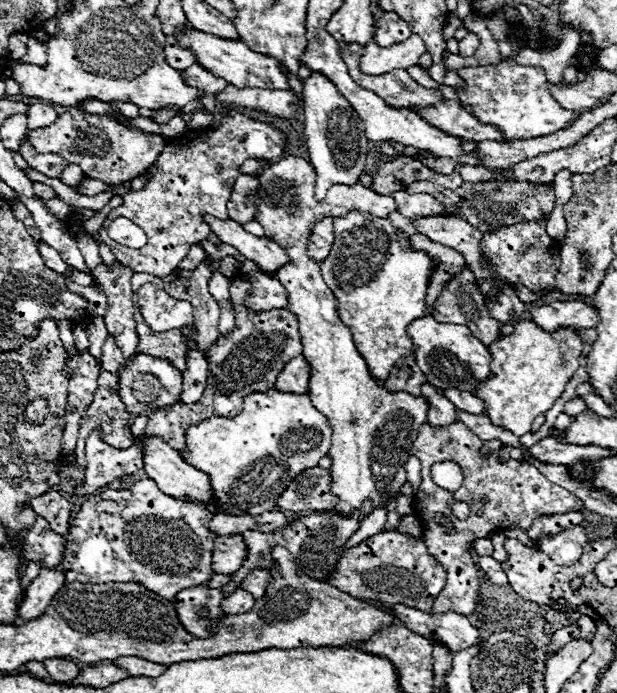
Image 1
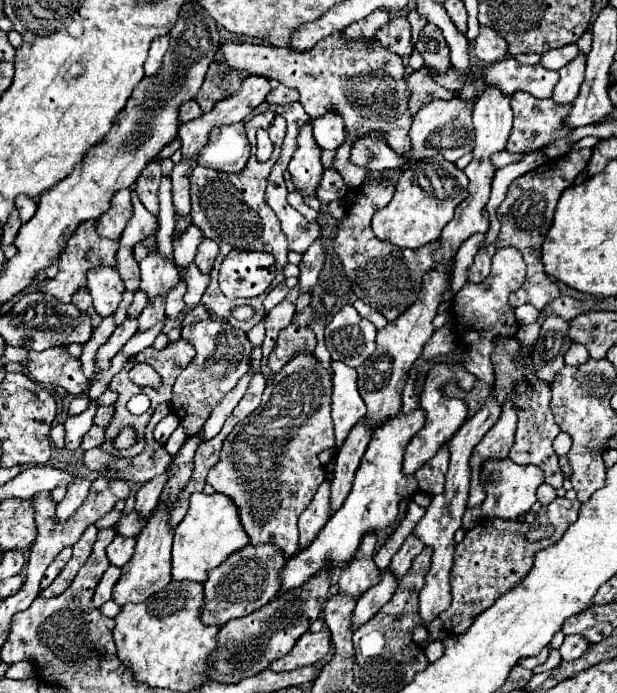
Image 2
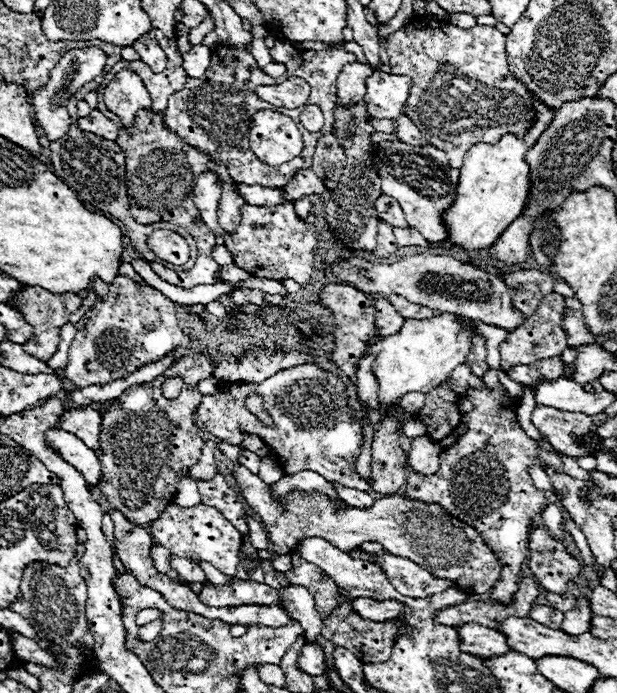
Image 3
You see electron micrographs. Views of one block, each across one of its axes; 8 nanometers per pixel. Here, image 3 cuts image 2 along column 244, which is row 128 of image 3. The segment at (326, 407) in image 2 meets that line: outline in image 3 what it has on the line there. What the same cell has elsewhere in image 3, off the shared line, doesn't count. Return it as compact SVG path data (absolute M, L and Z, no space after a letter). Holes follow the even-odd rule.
M416 16L388 38L386 50L390 56L390 74L412 78L412 88L404 102L404 114L414 120L428 144L446 152L452 168L462 168L464 154L472 144L494 144L504 134L524 138L524 134L532 128L536 120L532 94L508 72L504 34L494 26L474 26L466 30L428 16Z

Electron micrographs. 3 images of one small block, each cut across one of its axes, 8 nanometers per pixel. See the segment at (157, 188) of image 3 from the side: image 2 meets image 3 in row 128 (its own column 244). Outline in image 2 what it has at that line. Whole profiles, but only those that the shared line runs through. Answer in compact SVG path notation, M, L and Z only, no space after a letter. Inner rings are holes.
M246 122L214 128L210 132L208 144L198 156L198 164L232 174L242 172L250 158L250 146L244 132L244 124Z

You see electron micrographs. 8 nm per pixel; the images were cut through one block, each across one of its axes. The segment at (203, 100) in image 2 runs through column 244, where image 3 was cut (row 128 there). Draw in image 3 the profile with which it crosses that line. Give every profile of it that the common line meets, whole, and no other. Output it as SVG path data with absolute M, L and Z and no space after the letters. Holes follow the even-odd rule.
M78 126L72 128L72 132L68 132L68 136L64 136L64 140L56 140L56 142L50 142L50 160L52 160L52 166L54 166L54 174L64 182L68 184L72 190L78 192L78 196L92 204L94 208L102 210L102 212L108 212L110 216L114 216L116 220L120 220L124 224L124 236L130 238L130 244L142 254L144 260L150 260L150 262L162 262L164 266L176 270L176 272L188 272L192 266L194 266L194 260L196 260L196 244L190 246L190 264L186 266L174 266L174 264L168 264L160 258L156 258L148 248L146 248L146 236L150 232L156 230L154 224L138 224L132 214L130 214L130 200L128 200L128 194L126 194L126 166L124 166L124 152L118 148L116 142L112 140L104 140L102 136L96 136L96 134L82 134Z

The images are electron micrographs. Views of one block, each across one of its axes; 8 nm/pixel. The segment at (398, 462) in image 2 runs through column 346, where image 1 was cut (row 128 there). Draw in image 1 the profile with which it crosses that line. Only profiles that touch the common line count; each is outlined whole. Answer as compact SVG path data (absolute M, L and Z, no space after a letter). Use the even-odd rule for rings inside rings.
M501 62L488 66L468 66L460 68L458 76L466 82L464 88L456 88L462 104L468 104L470 114L484 124L500 128L502 136L508 140L524 140L546 136L566 128L576 114L562 108L548 92L548 82L544 68L540 66L520 66L516 62Z

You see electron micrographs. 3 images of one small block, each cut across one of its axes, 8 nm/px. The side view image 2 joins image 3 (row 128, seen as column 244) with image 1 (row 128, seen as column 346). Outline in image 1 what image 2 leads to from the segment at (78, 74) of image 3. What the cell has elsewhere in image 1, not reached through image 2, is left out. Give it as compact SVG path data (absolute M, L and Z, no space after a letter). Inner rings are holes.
M72 108L72 112L62 112L50 126L32 130L28 136L38 152L56 152L70 164L78 164L88 178L106 180L108 184L124 184L140 176L154 164L166 146L162 134L130 128L118 124L110 116L88 114L80 112L78 108Z

